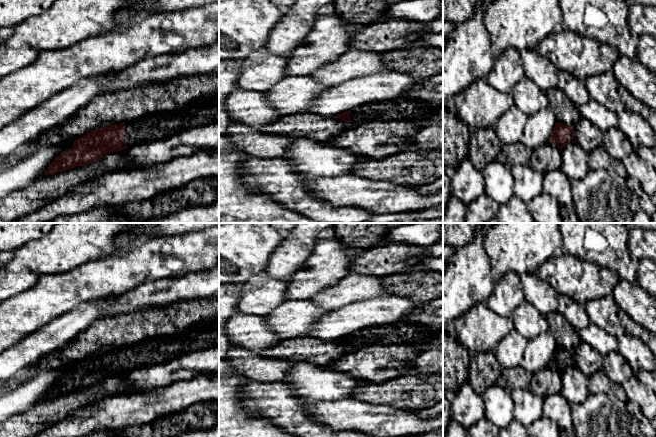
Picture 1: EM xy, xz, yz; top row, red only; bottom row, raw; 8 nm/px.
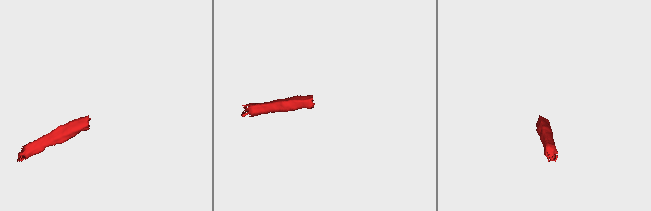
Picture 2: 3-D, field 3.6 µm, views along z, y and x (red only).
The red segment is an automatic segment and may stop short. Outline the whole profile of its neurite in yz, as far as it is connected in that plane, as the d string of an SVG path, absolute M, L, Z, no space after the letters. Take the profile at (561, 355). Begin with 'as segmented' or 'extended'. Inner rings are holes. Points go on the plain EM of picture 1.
extended | M556 346L548 366L562 374L568 367L576 366L576 358L573 352Z

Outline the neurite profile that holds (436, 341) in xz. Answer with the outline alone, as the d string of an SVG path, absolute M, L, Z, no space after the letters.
M443 329L435 331L430 339L422 342L416 341L415 344L418 346L416 350L420 352L443 347Z

